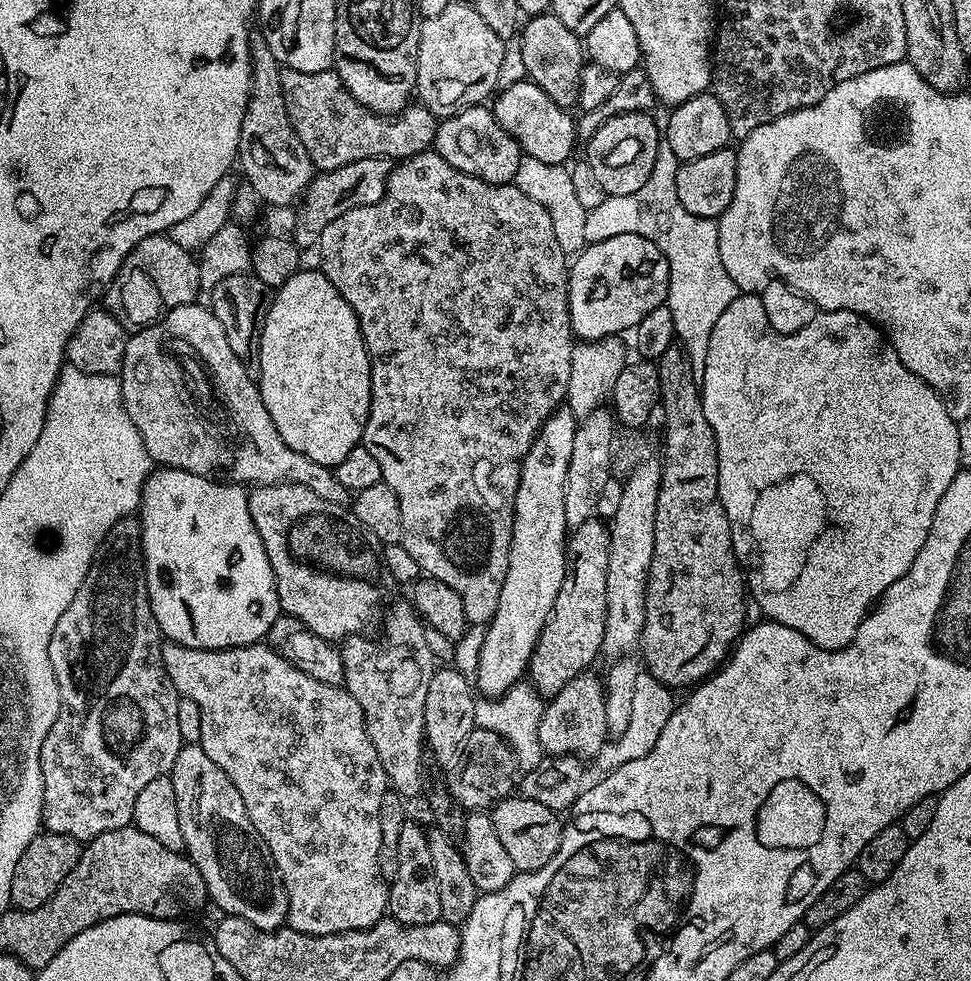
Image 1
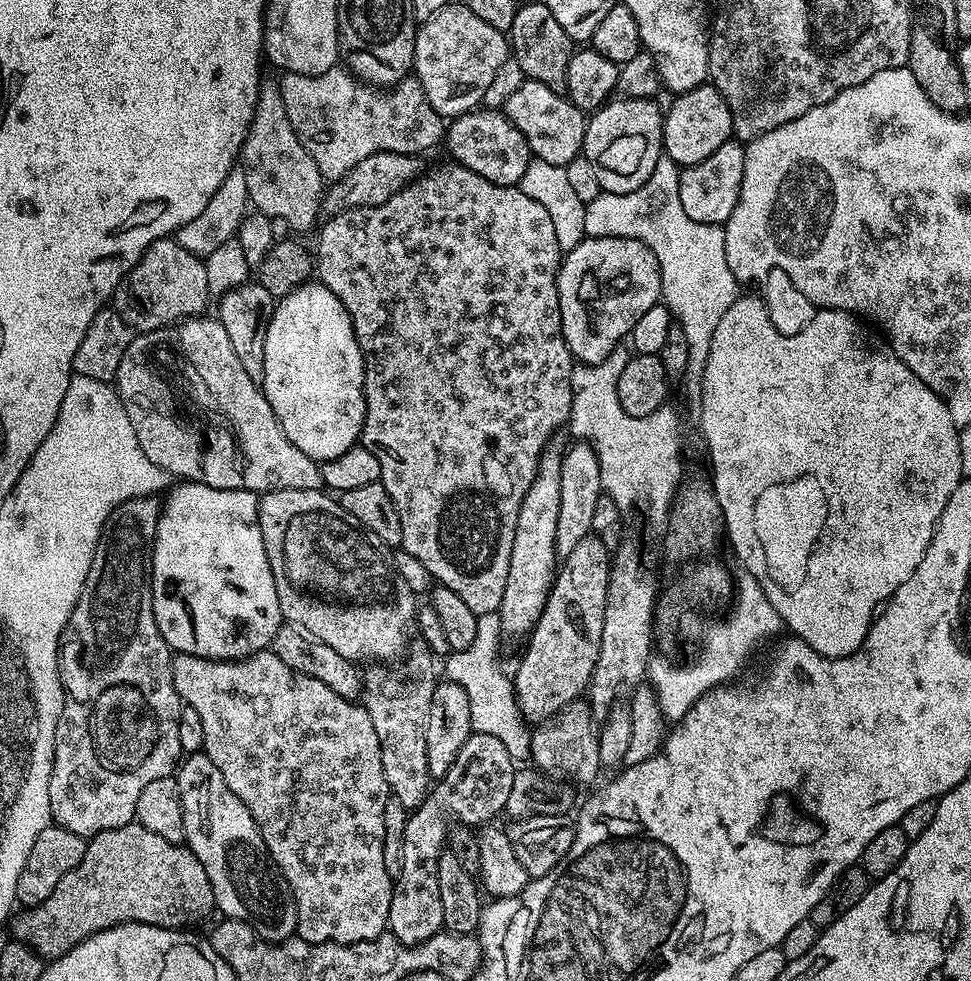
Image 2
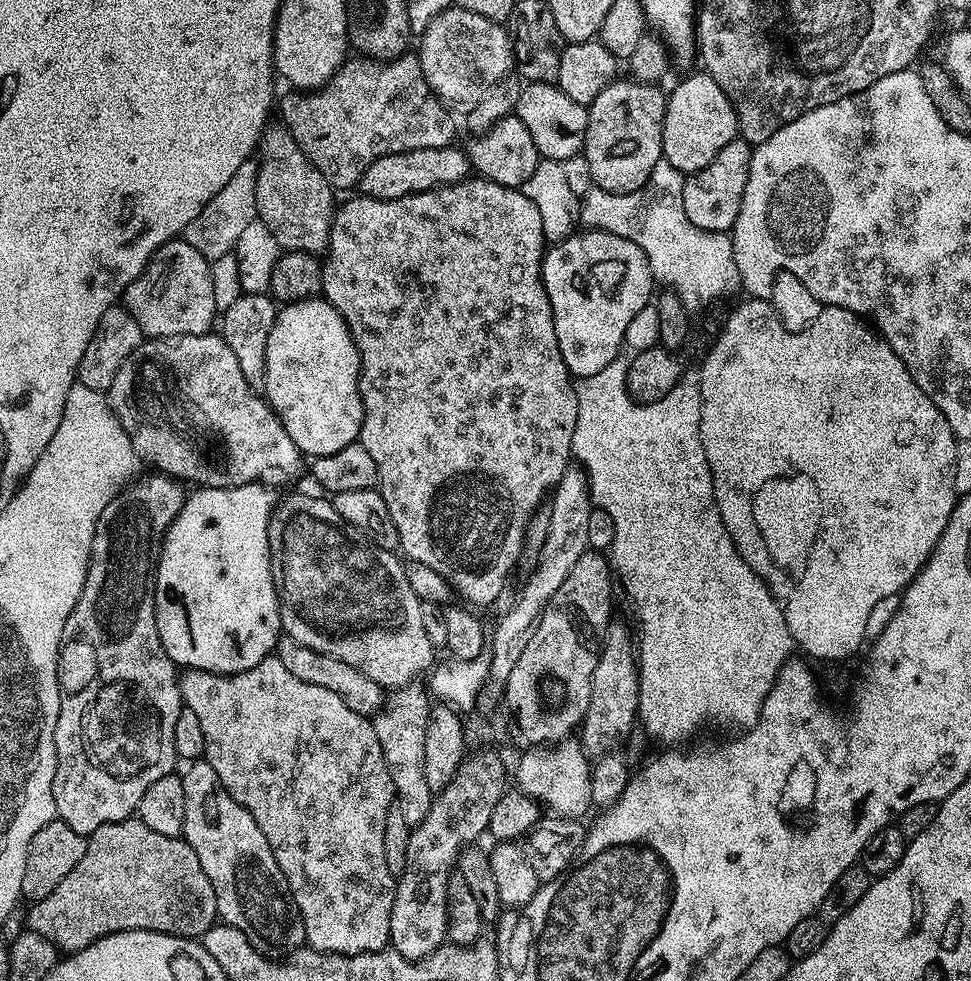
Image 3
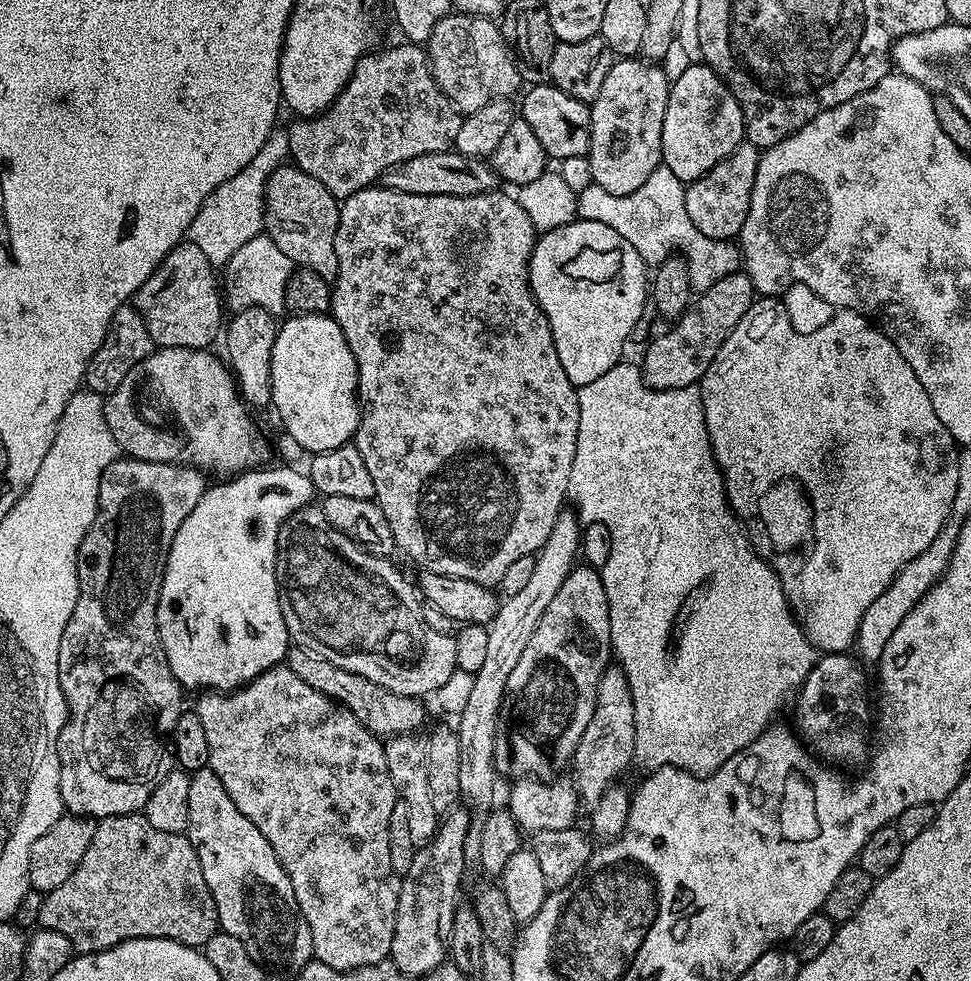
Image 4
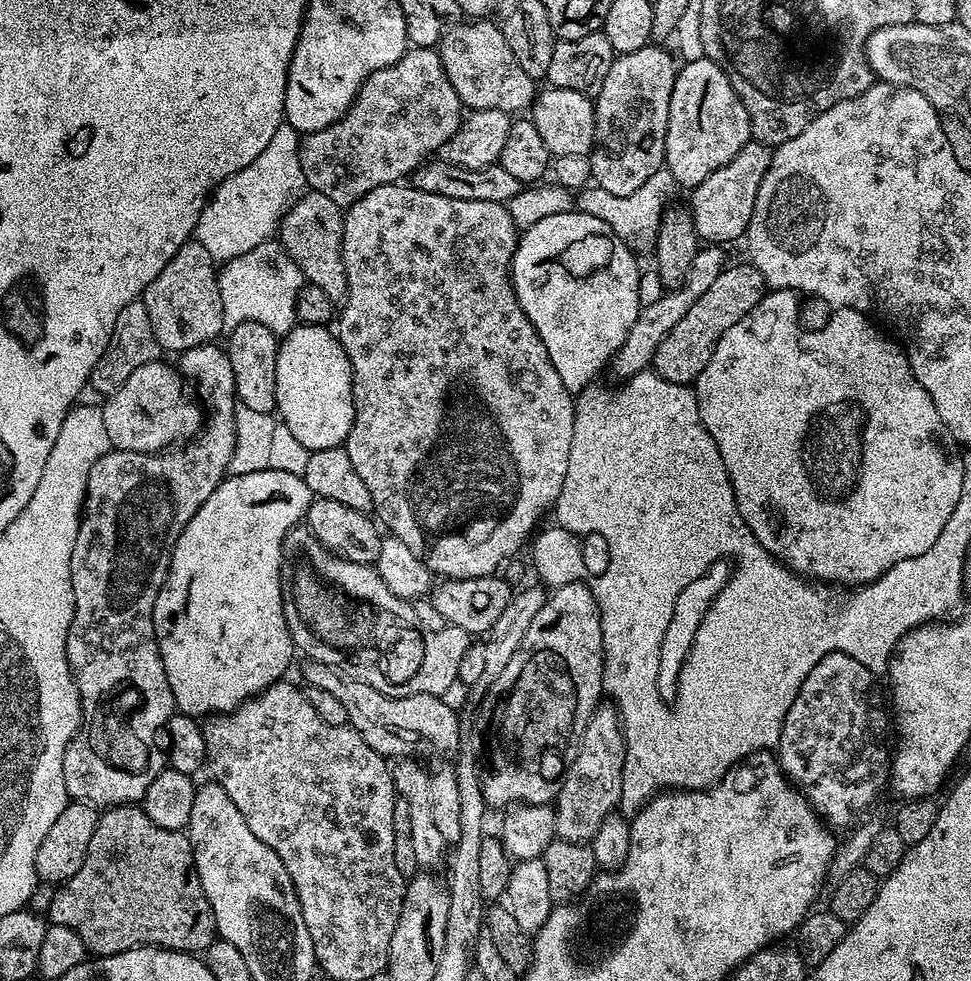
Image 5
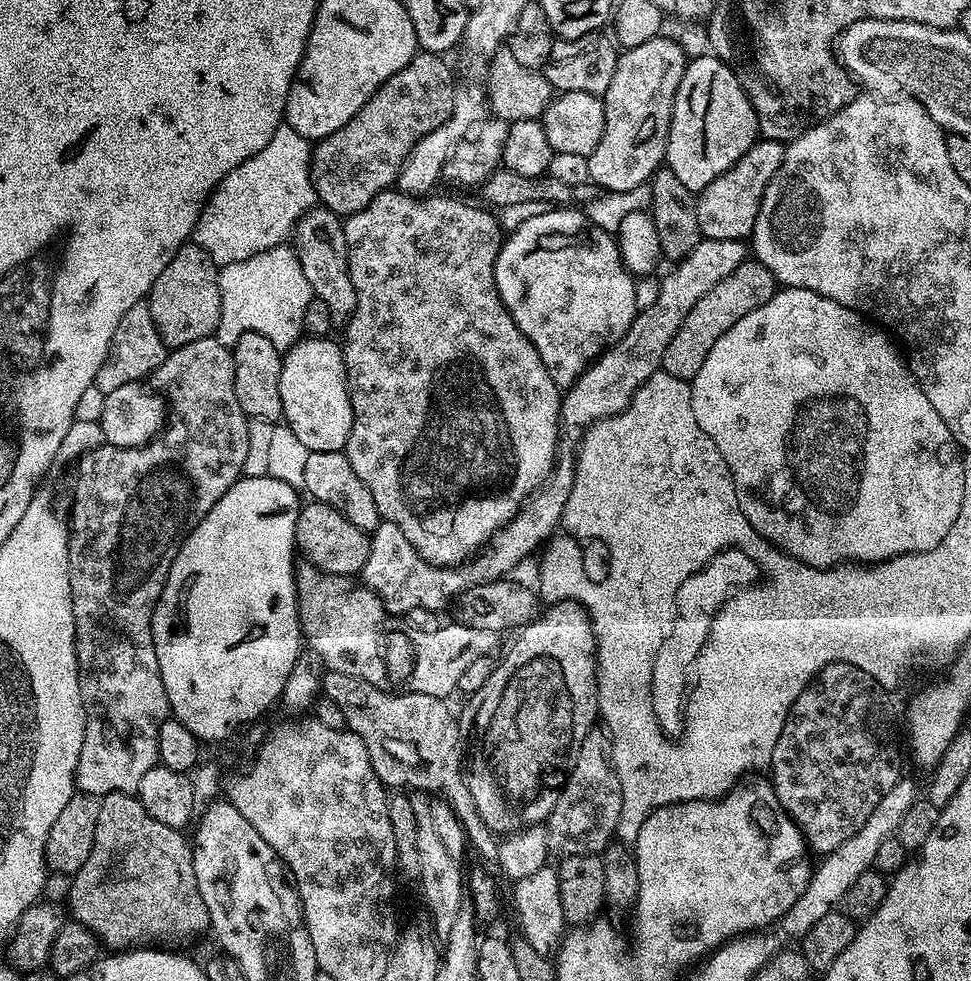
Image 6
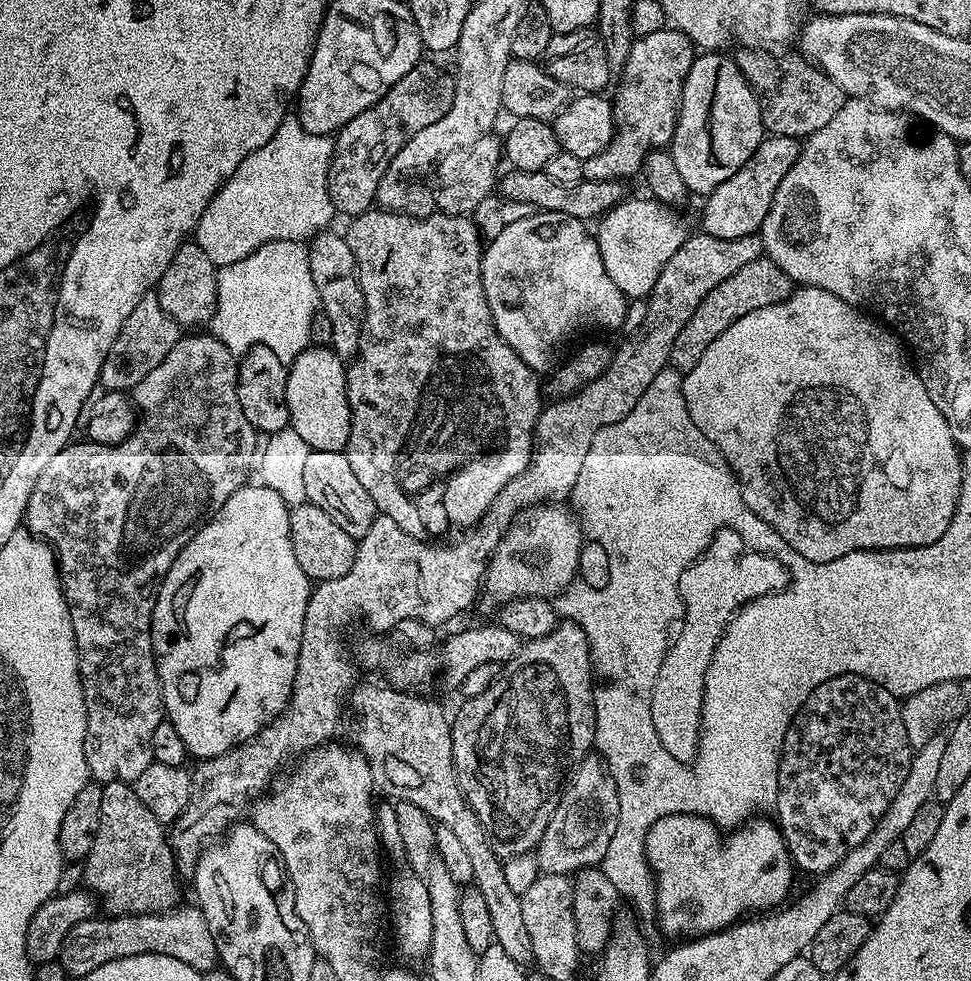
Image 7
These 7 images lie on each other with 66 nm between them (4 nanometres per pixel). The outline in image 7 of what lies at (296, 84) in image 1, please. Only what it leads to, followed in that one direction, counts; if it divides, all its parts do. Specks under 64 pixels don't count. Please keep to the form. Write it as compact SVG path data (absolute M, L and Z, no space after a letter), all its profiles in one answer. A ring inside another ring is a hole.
M421 62L399 80L370 110L335 133L332 162L328 165L328 193L337 213L359 214L369 211L376 200L379 180L391 166L392 159L411 140L413 133L438 122L454 102L455 75L443 72L436 64Z

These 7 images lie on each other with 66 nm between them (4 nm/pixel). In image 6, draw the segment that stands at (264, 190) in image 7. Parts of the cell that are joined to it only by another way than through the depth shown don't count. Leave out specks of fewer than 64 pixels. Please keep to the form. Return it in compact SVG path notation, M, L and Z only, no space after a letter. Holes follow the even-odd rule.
M287 122L281 124L278 130L274 130L274 138L270 138L270 142L266 142L258 154L222 178L200 211L194 243L204 248L218 266L242 262L246 258L254 258L254 254L281 247L287 241L284 239L287 236L289 239L295 233L298 221L317 203L316 188L312 184L312 154L309 141L303 140Z

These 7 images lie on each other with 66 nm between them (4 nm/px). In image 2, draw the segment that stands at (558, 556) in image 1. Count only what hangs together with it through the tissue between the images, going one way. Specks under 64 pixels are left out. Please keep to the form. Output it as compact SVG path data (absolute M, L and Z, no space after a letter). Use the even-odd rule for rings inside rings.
M556 442L549 443L540 455L538 470L522 506L518 510L518 526L514 530L514 550L510 550L510 574L506 574L506 590L500 603L500 631L531 633L548 601L553 579L558 571L558 557L554 546L554 526L558 526L560 471L565 449Z

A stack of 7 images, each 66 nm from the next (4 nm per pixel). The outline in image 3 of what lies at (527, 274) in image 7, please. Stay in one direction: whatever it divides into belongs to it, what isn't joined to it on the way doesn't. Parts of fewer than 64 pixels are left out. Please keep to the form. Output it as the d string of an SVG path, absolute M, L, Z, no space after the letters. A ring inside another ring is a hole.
M584 230L581 233L581 236L571 234L564 240L553 243L545 251L544 260L540 264L542 282L554 314L554 334L558 334L558 350L562 350L562 362L566 362L569 373L576 378L606 370L606 366L610 366L610 362L621 355L620 347L624 344L628 327L635 322L636 315L647 304L649 307L654 296L654 277L646 254L638 244L626 238L618 238L618 234L599 230Z

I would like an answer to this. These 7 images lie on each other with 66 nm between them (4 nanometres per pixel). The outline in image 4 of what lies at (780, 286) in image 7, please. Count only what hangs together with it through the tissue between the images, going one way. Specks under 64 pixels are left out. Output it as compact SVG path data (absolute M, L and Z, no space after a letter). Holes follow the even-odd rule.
M741 270L714 282L707 290L701 291L689 303L688 308L680 315L680 319L671 325L669 332L664 332L661 336L656 336L648 344L648 349L644 352L644 361L639 361L638 371L645 384L654 390L678 390L679 388L691 388L699 385L700 380L710 370L710 362L714 362L714 354L722 350L722 342L738 326L742 314L750 310L753 300L757 299L756 287L750 282L747 272Z

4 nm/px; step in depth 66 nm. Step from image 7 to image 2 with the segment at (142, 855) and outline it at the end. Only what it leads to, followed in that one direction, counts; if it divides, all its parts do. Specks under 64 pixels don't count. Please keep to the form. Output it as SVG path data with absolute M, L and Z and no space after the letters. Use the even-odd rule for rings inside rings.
M133 822L114 830L102 830L91 837L80 865L70 870L58 886L54 886L54 894L50 894L46 902L20 910L24 912L17 911L11 917L10 931L19 943L30 945L39 956L53 961L74 950L78 942L119 924L149 924L159 928L188 930L196 926L192 924L206 919L215 908L216 899L210 878L206 878L206 870L202 870L202 862L198 862L195 854L184 844L166 842L166 838Z

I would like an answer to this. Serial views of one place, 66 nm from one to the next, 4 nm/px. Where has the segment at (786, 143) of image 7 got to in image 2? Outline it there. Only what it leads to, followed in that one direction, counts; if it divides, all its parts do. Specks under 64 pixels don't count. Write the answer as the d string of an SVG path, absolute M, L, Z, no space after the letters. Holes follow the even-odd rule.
M729 138L710 158L702 158L702 162L687 165L680 173L678 182L678 198L682 198L682 210L694 218L694 222L718 224L723 226L734 214L734 206L738 206L738 194L742 190L742 174L746 166L745 145L735 138Z

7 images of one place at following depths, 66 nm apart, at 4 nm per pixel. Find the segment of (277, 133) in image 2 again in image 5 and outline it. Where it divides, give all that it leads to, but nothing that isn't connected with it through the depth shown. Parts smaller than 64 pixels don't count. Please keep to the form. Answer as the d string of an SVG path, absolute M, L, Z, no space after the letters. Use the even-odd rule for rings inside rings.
M305 191L294 201L288 213L282 218L278 233L278 243L298 266L305 281L318 290L324 291L326 298L333 302L343 302L348 296L346 286L346 266L342 262L342 226L345 209L338 207L326 194Z

